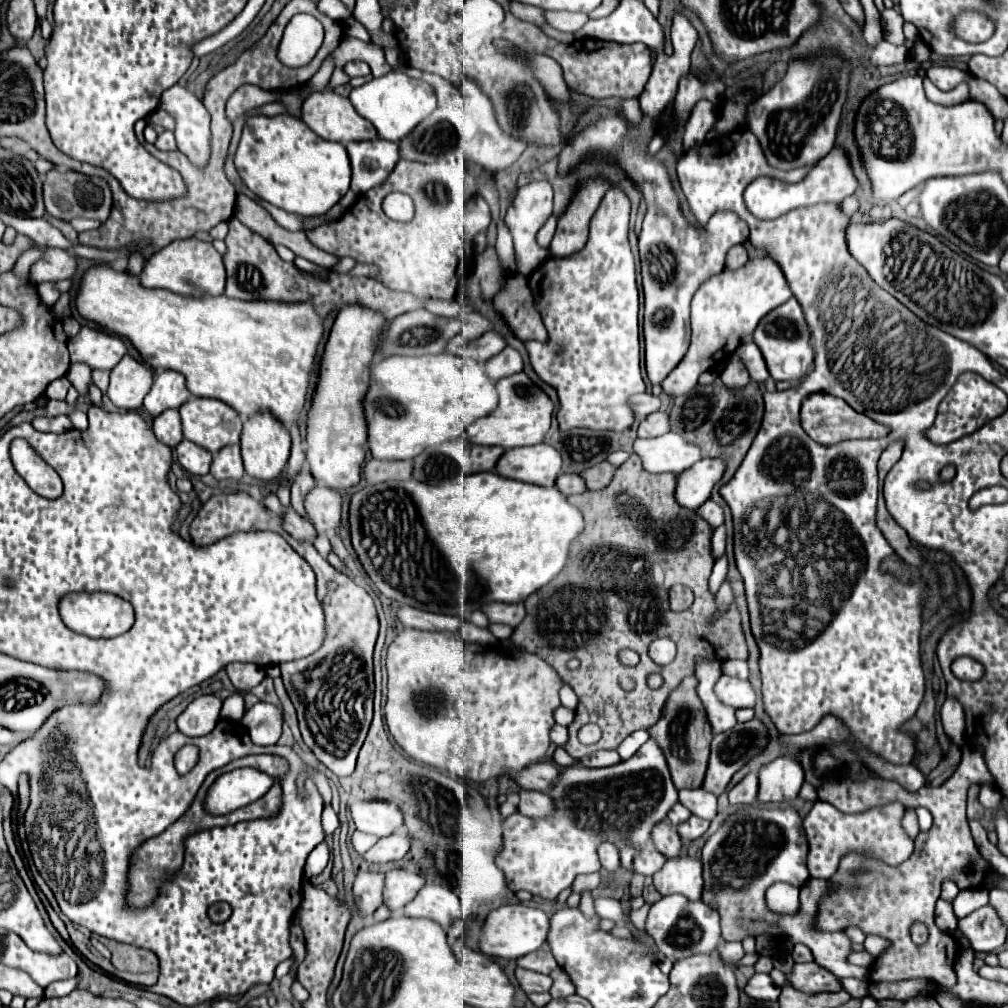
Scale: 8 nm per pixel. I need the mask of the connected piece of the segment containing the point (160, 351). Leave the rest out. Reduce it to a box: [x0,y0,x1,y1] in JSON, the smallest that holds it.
[76,264,322,426]

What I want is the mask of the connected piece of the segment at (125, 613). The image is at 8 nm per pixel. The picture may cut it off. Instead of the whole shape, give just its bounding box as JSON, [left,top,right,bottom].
[58,592,134,638]

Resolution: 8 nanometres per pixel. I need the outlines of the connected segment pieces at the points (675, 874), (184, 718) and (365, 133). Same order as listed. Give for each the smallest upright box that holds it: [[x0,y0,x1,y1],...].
[[654,856,702,900],[176,696,222,736],[302,92,378,144]]

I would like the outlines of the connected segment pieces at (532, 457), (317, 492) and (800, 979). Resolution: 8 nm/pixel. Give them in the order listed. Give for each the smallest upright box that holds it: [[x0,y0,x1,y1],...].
[[496,442,562,486],[304,486,340,530],[788,962,840,994]]

